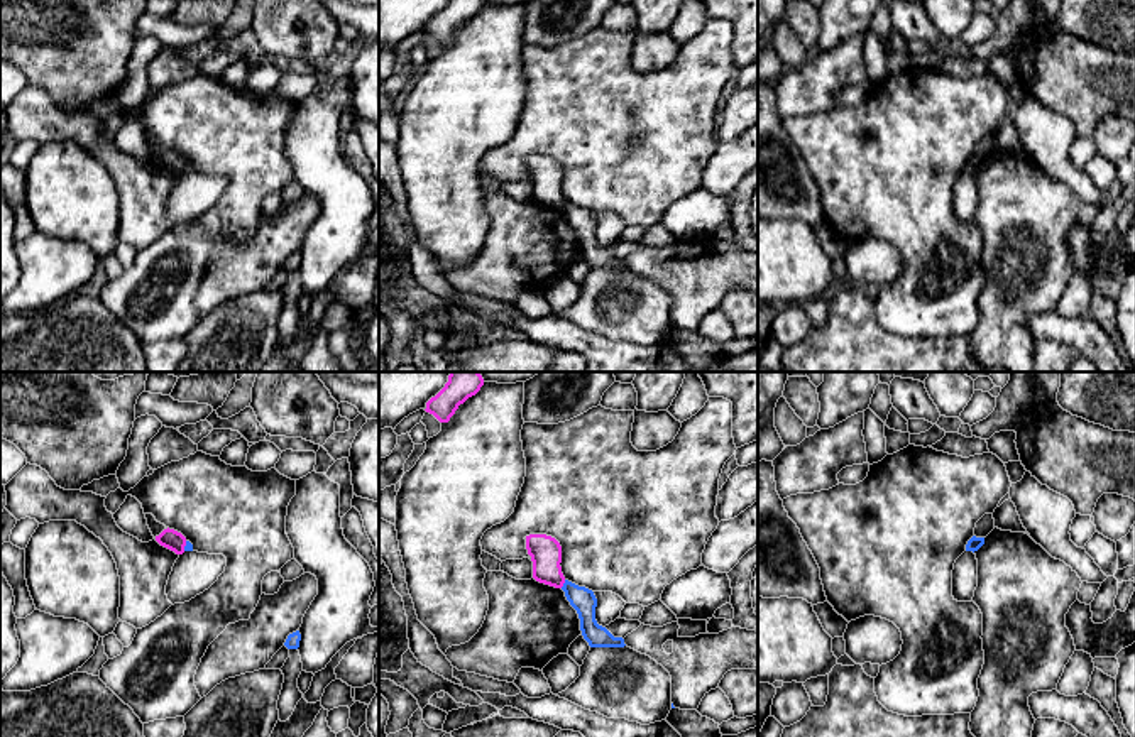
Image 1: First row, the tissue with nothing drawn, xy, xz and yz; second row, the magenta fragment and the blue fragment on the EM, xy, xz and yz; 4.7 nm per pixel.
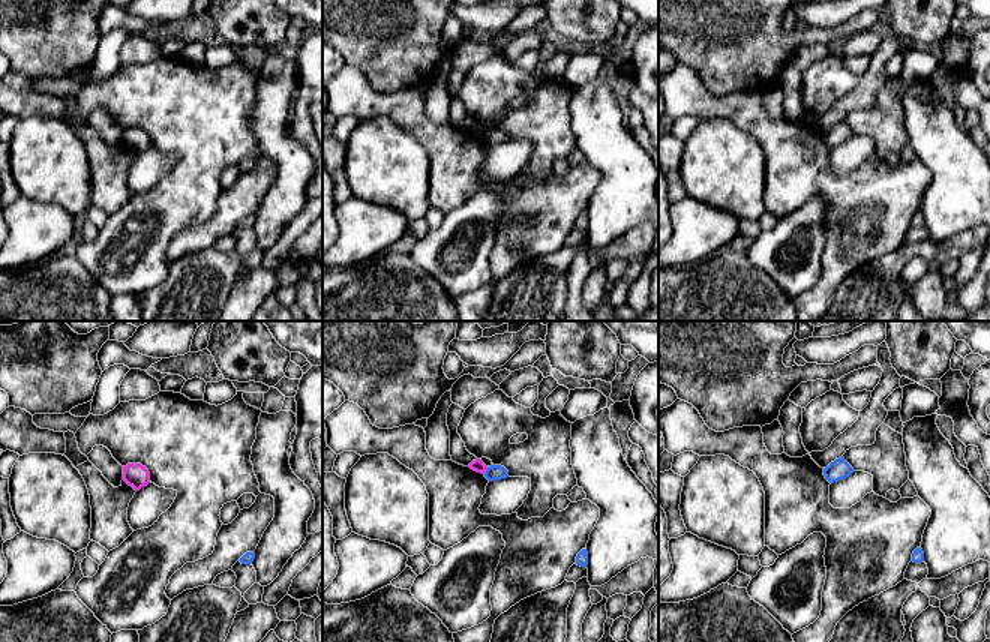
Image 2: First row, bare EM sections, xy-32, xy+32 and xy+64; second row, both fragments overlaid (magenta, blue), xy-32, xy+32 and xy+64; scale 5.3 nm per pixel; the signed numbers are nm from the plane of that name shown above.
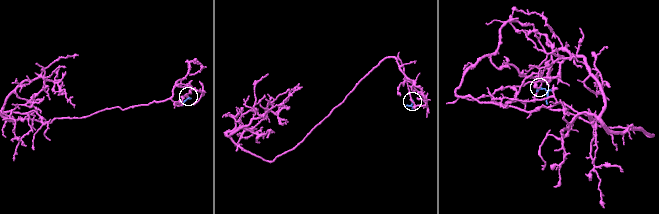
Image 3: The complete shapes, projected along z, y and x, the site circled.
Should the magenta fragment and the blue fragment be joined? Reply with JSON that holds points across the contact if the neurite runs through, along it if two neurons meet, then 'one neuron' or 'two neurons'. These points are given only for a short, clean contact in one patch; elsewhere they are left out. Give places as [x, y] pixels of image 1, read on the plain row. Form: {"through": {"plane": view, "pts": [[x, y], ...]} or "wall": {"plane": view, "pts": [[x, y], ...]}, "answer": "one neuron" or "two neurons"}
{"wall": {"plane": "xz", "pts": [[565, 201], [560, 208]]}, "answer": "two neurons"}

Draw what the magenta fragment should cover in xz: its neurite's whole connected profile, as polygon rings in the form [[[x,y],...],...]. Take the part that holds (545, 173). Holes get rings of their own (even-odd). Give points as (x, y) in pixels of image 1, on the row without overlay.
[[[546,156],[526,157],[526,171],[533,183],[533,199],[540,205],[562,210],[565,198],[562,194],[562,167]]]

